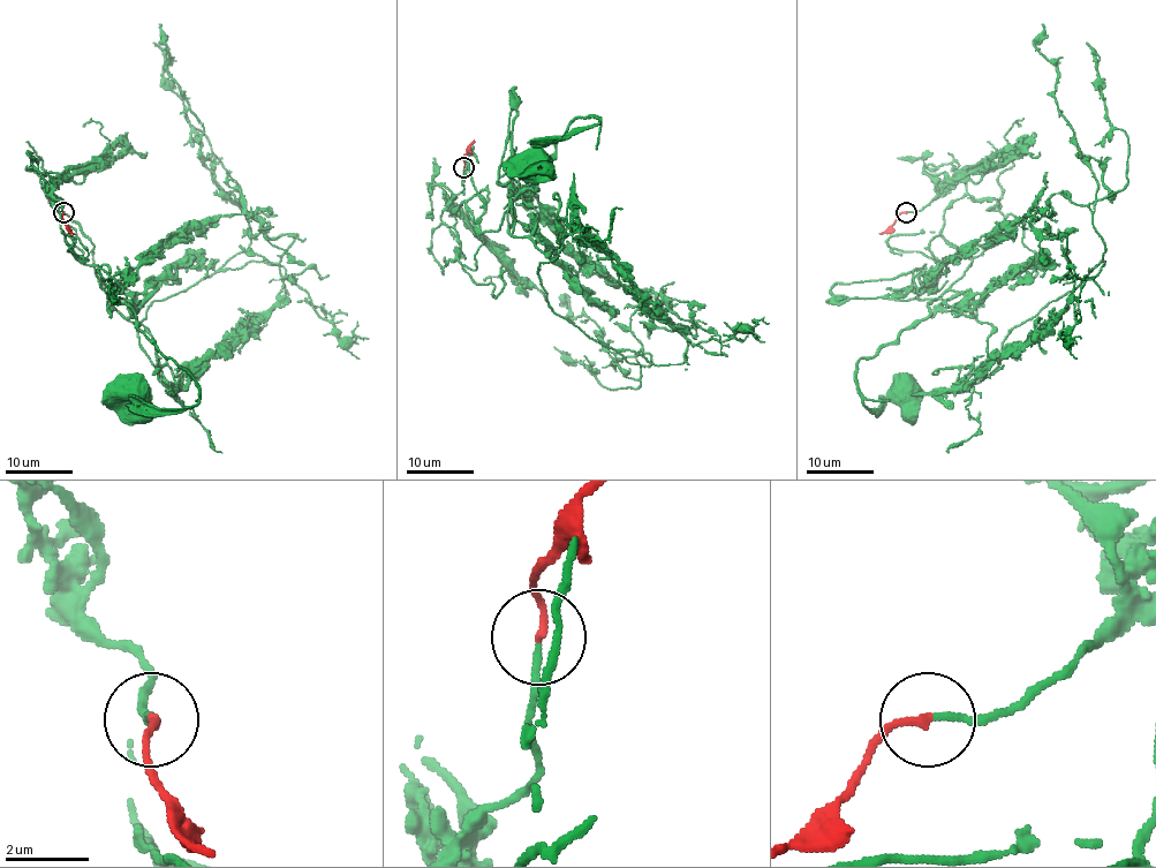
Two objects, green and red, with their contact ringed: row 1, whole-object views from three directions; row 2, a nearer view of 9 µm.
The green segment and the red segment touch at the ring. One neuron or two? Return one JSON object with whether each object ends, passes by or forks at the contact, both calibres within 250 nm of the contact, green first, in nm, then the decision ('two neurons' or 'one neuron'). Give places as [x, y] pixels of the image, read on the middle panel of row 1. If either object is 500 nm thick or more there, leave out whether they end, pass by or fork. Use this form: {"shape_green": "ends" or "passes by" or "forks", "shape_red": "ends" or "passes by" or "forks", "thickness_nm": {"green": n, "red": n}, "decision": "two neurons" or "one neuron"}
{"shape_green": "ends", "shape_red": "ends", "thickness_nm": {"green": 160, "red": 180}, "decision": "one neuron"}

